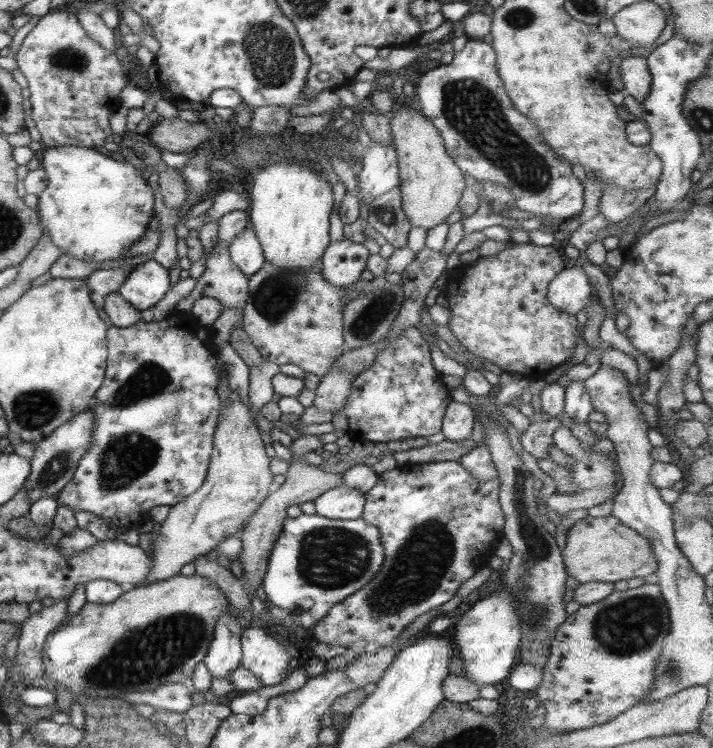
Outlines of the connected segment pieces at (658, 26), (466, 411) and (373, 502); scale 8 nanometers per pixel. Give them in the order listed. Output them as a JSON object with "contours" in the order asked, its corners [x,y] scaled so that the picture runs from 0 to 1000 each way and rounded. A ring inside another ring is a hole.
{"contours":[[[[899,1],[870,11],[857,21],[864,48],[888,61],[916,59],[933,37],[933,16],[913,1]]],[[[633,536],[626,543],[617,575],[623,587],[641,591],[665,584],[669,578],[663,574],[663,548],[655,539]]],[[[641,616],[569,619],[529,634],[529,644],[512,659],[505,691],[532,710],[537,754],[512,785],[484,797],[431,842],[433,856],[440,852],[453,861],[489,865],[499,856],[511,854],[520,866],[543,865],[583,824],[624,807],[638,795],[647,778],[683,755],[689,727],[705,718],[707,693],[697,670],[698,658],[697,639],[675,644]]]]}

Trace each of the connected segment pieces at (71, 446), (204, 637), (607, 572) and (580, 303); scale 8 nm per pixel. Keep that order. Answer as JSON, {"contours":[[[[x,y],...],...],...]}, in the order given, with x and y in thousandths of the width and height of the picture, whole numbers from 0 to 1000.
{"contours":[[[[122,545],[76,572],[69,583],[63,584],[63,588],[49,592],[46,612],[42,615],[42,631],[31,650],[41,667],[41,674],[60,664],[77,663],[97,644],[108,626],[108,618],[126,599],[128,575],[130,575],[130,549],[125,549]]],[[[251,767],[203,783],[177,785],[153,807],[119,803],[105,822],[94,825],[93,833],[86,832],[63,853],[58,880],[62,902],[104,930],[116,926],[121,932],[164,933],[167,926],[209,924],[234,913],[265,914],[273,889],[293,868],[299,837],[320,809],[304,782],[276,767]]],[[[820,686],[818,694],[798,706],[788,750],[794,766],[804,770],[811,781],[861,779],[893,770],[913,774],[921,761],[921,749],[913,734],[913,727],[896,717],[896,711],[879,706],[861,690],[827,691]]],[[[809,356],[791,357],[770,376],[769,404],[783,417],[806,422],[823,408],[832,389],[820,364]]]]}

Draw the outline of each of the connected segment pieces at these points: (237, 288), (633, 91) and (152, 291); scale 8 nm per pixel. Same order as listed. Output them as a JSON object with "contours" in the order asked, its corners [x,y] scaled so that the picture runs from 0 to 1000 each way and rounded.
{"contours":[[[[304,322],[285,354],[288,361],[273,376],[264,398],[251,401],[244,416],[266,421],[268,406],[282,396],[306,401],[311,413],[338,416],[349,396],[348,370],[325,352],[318,328]]],[[[881,75],[867,86],[868,107],[874,111],[877,126],[899,138],[907,132],[913,116],[913,100],[909,95],[905,76]]],[[[212,345],[187,357],[164,392],[196,417],[215,410],[236,388],[236,361]]]]}

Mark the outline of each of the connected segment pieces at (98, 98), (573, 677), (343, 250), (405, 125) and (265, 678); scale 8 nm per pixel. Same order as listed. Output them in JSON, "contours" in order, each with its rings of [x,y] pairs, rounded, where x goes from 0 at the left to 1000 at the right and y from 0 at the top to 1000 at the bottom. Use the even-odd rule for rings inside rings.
{"contours":[[[[84,11],[55,23],[29,53],[18,78],[38,108],[42,154],[56,179],[56,191],[69,197],[114,195],[132,199],[153,187],[157,179],[153,158],[167,143],[167,122],[178,108],[160,71],[142,64],[121,47],[102,16],[94,17]]],[[[914,775],[892,786],[860,790],[795,822],[778,840],[759,913],[748,924],[766,953],[757,973],[826,975],[889,945],[912,925],[916,893],[938,841],[935,807]]],[[[482,317],[473,324],[463,324],[449,344],[449,349],[453,352],[450,356],[450,370],[470,384],[489,384],[495,377],[501,376],[504,366],[512,360],[512,350],[515,350],[518,342],[512,329],[496,326],[492,321],[485,321]]],[[[558,136],[546,159],[550,193],[557,206],[558,242],[562,279],[576,302],[602,307],[621,298],[630,287],[641,281],[644,267],[654,251],[647,227],[635,218],[635,213],[624,205],[621,186],[613,179],[613,172],[590,154],[589,148],[574,146],[574,136]]],[[[342,836],[337,866],[337,892],[353,898],[367,918],[393,914],[401,905],[405,876],[401,866],[379,850],[373,837]]]]}

